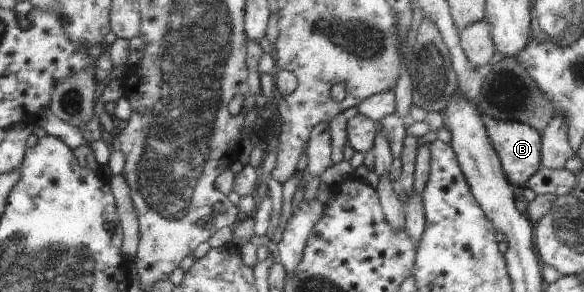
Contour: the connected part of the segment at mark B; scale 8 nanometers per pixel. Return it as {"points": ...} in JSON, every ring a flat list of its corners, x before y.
{"points":[[482,115,485,126,488,127,488,135,492,138,493,146,500,154,501,162,504,163,505,174,515,186,526,187,530,180,544,168,544,137,531,125,524,122,510,120,499,120,489,116]]}

